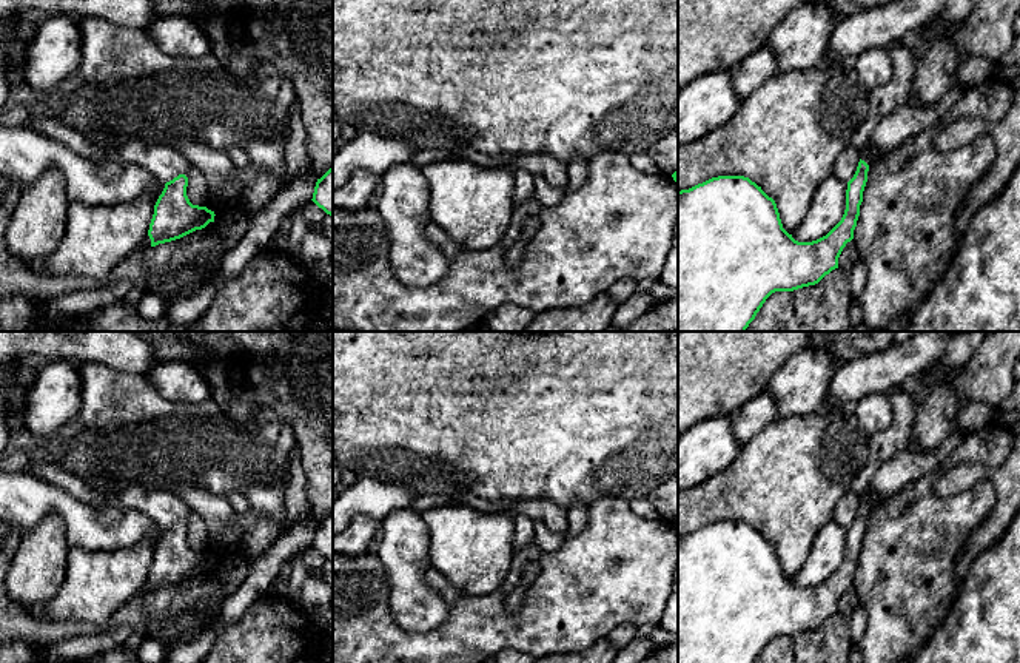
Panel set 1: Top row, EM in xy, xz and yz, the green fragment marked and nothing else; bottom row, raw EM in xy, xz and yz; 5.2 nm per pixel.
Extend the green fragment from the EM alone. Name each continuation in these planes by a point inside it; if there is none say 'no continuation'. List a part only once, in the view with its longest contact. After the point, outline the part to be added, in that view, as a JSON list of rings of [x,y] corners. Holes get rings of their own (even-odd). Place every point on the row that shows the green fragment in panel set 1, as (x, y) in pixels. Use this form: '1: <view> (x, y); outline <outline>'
1: yz (906, 122); outline [[[958,85],[934,106],[914,108],[906,105],[886,116],[875,126],[869,142],[858,151],[860,159],[871,165],[869,154],[874,150],[889,153],[898,148],[904,140],[938,123],[938,120],[960,100],[966,88],[968,86]]]

